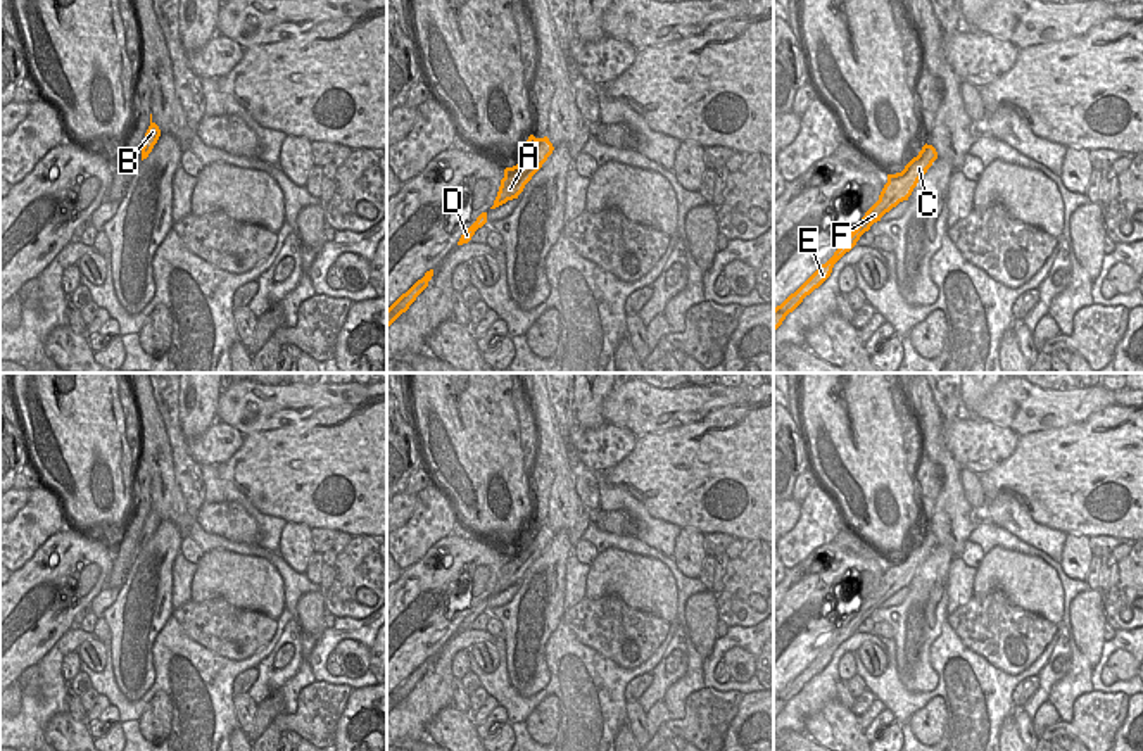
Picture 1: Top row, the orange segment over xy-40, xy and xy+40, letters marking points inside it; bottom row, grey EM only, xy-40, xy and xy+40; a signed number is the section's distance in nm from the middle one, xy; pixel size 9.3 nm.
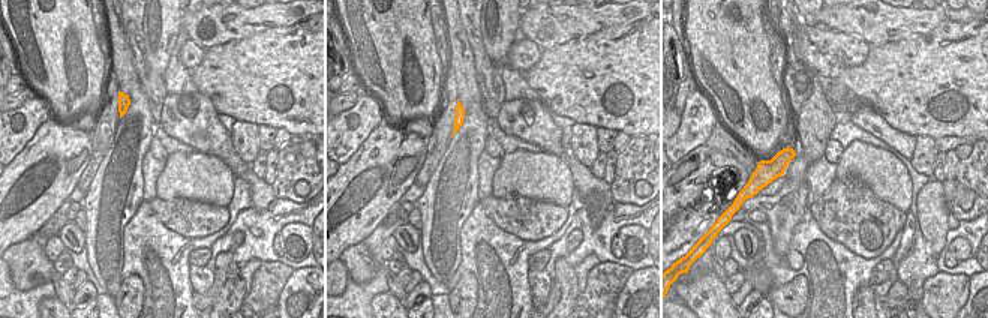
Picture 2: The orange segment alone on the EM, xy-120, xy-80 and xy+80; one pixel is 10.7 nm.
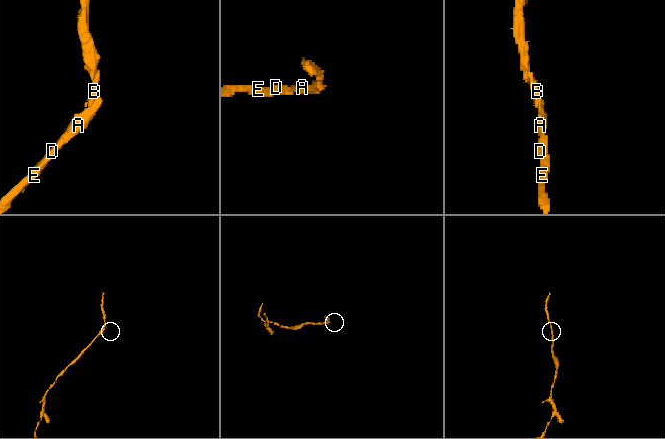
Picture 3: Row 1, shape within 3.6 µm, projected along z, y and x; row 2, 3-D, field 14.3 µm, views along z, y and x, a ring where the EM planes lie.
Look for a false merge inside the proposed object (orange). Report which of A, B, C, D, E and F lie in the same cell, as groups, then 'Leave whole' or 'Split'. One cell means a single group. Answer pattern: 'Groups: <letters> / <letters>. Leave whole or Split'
Groups: A B C D E F. Leave whole.

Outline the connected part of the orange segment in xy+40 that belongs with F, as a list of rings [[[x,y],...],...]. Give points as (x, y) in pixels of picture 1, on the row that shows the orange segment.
[[[925,143],[919,155],[913,157],[901,173],[887,174],[887,183],[884,185],[879,200],[865,212],[856,230],[851,231],[851,235],[839,245],[825,264],[822,264],[794,293],[774,309],[774,331],[806,295],[810,295],[830,276],[834,264],[856,245],[860,237],[868,231],[874,223],[881,221],[881,218],[900,202],[908,200],[919,180],[927,173],[936,159],[936,148]]]

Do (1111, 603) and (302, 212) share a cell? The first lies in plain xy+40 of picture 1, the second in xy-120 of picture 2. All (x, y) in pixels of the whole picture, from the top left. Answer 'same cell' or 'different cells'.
different cells

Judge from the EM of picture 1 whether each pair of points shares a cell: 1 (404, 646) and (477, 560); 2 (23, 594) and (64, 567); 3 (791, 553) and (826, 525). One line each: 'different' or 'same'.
1: same
2: same
3: same

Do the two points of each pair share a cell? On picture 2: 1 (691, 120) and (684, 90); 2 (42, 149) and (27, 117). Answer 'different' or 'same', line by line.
1: different
2: different

